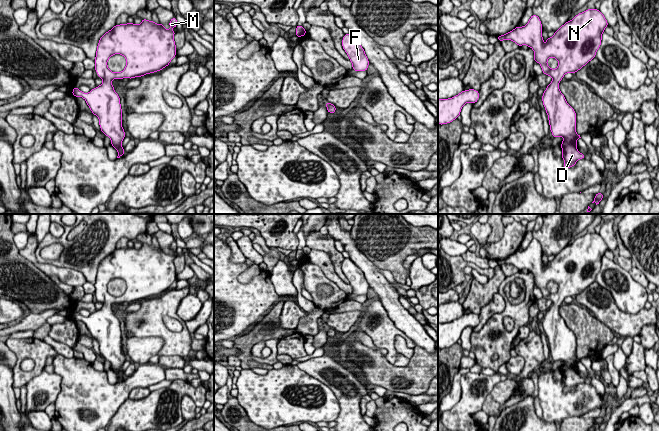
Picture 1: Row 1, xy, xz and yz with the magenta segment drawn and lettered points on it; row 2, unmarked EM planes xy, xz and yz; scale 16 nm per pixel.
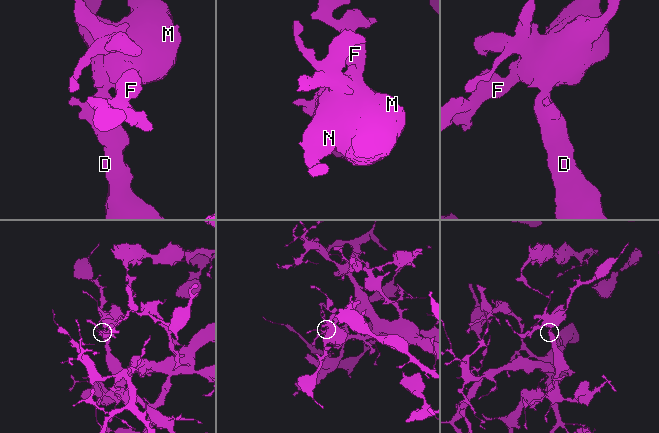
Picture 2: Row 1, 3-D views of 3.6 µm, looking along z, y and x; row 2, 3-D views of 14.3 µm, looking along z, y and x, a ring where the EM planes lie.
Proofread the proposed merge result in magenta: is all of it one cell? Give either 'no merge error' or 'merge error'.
no merge error

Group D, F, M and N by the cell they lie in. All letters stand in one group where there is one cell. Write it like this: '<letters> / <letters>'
D F M N

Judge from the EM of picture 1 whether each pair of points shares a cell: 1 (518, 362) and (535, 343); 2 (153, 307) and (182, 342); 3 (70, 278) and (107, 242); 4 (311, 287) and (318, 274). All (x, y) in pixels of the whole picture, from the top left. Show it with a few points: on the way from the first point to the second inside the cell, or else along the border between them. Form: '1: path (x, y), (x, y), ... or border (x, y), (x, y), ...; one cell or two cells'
1: border (520, 355), (524, 366), (511, 376); two cells
2: path (153, 318), (153, 321), (171, 339); one cell
3: border (55, 265), (76, 269), (82, 273), (86, 280); two cells
4: path (311, 284), (315, 277); one cell

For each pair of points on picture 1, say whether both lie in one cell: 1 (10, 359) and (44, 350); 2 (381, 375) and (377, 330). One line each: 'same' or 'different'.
1: different
2: different

